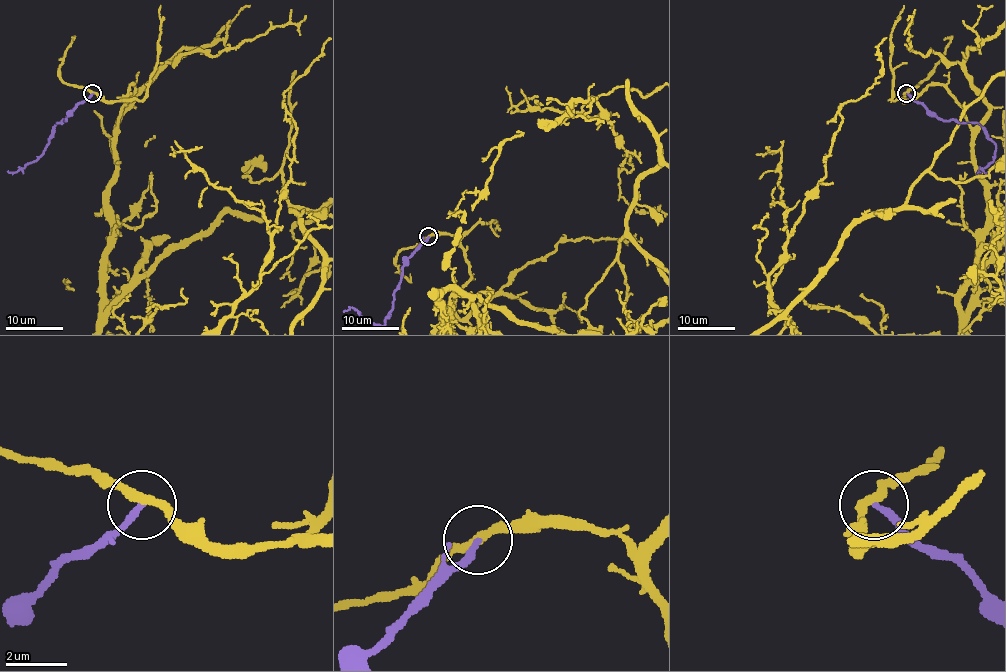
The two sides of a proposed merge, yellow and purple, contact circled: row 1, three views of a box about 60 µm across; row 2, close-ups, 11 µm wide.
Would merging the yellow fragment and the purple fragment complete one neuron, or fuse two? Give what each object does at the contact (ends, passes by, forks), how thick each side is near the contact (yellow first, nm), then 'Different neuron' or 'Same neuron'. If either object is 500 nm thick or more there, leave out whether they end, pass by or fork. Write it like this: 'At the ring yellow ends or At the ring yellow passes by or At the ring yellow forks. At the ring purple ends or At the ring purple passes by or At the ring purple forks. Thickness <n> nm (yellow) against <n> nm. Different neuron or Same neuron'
At the ring yellow passes by. At the ring purple ends. Thickness 280 nm (yellow) against 220 nm. Different neuron

